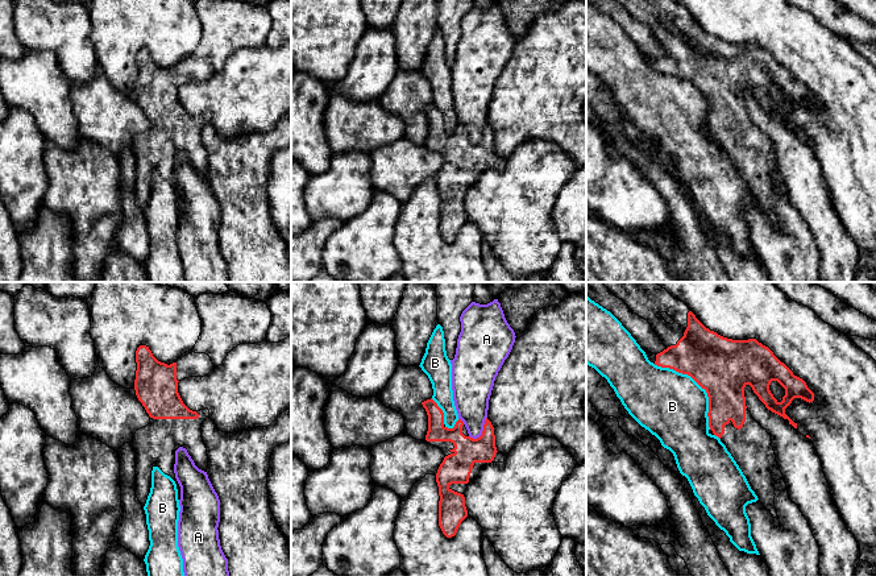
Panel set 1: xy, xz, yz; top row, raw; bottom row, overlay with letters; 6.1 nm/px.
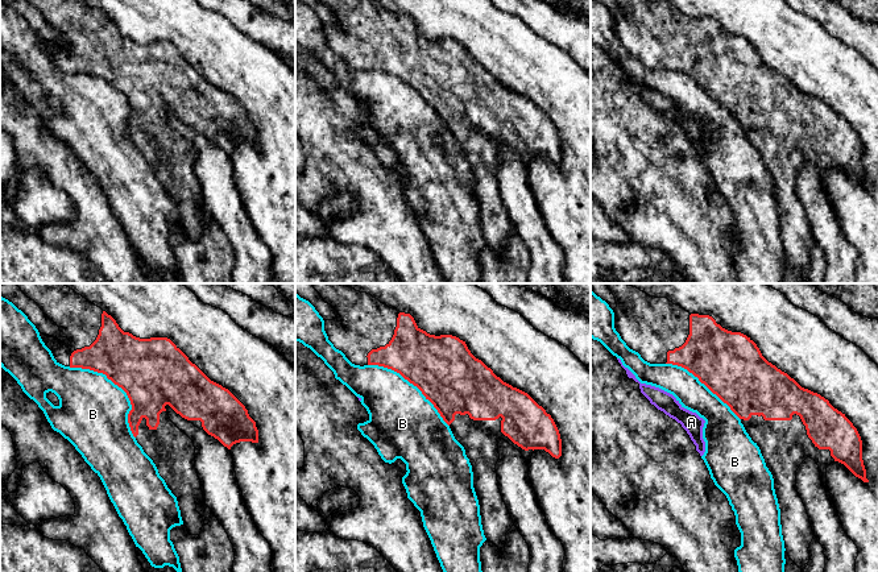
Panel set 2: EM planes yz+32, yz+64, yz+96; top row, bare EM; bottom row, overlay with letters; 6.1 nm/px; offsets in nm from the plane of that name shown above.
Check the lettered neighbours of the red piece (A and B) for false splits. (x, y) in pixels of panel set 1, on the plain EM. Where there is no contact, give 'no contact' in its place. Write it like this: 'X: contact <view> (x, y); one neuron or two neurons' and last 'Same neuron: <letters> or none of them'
A: contact xz (482, 136); two neurons
B: contact yz (698, 88); two neurons
Same neuron: none of them

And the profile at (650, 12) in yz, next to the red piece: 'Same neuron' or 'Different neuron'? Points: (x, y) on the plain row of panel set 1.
Same neuron

